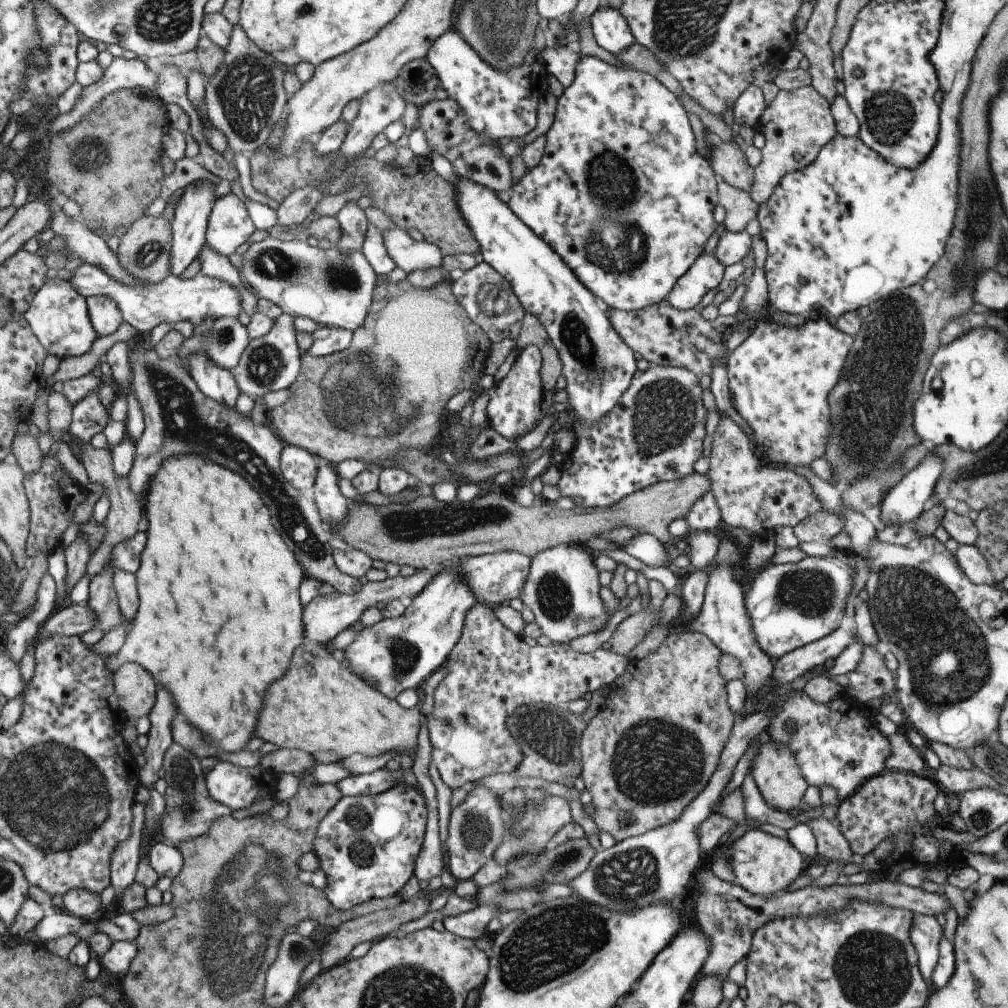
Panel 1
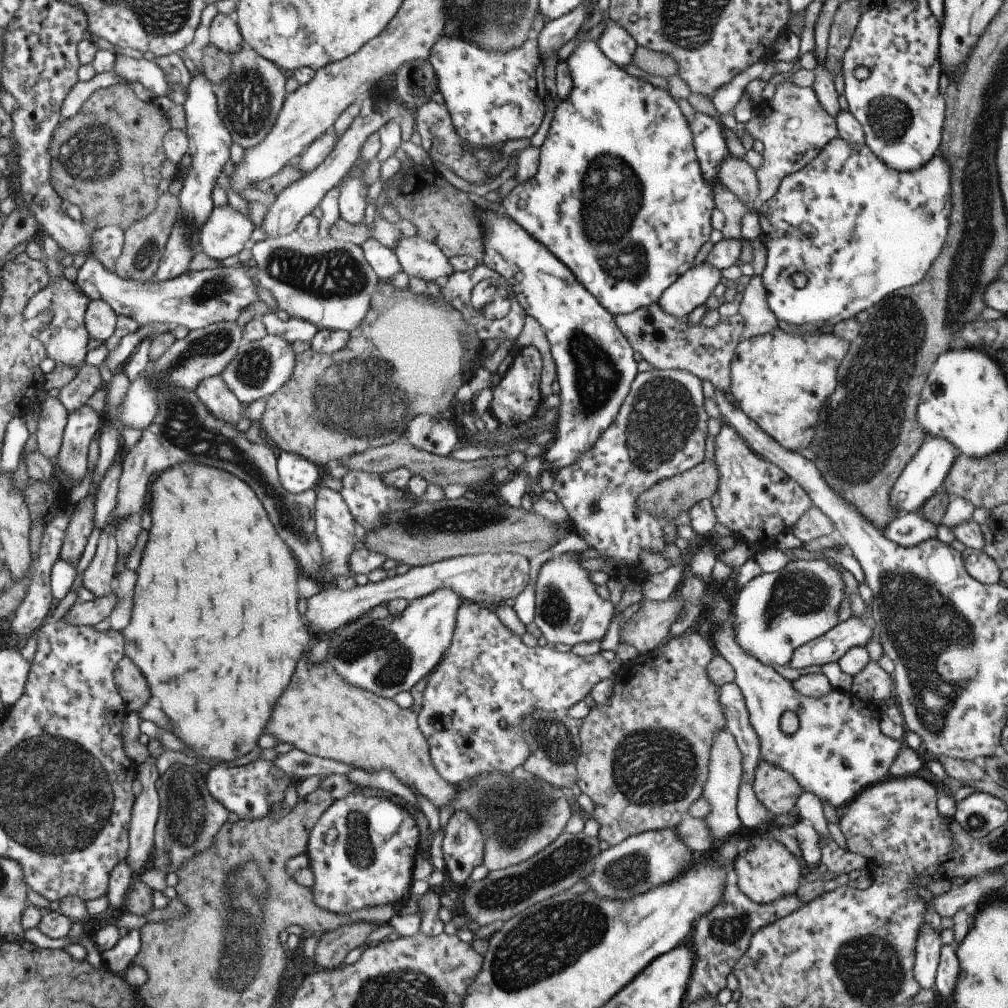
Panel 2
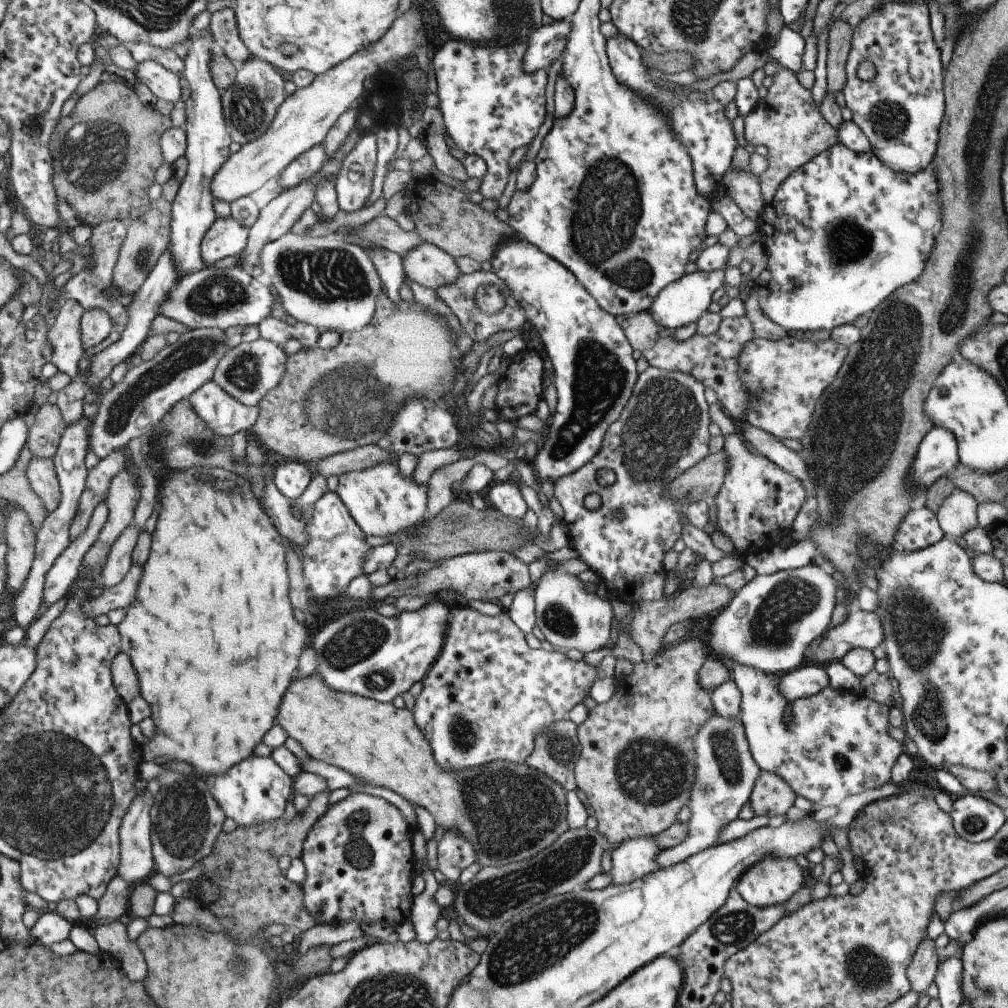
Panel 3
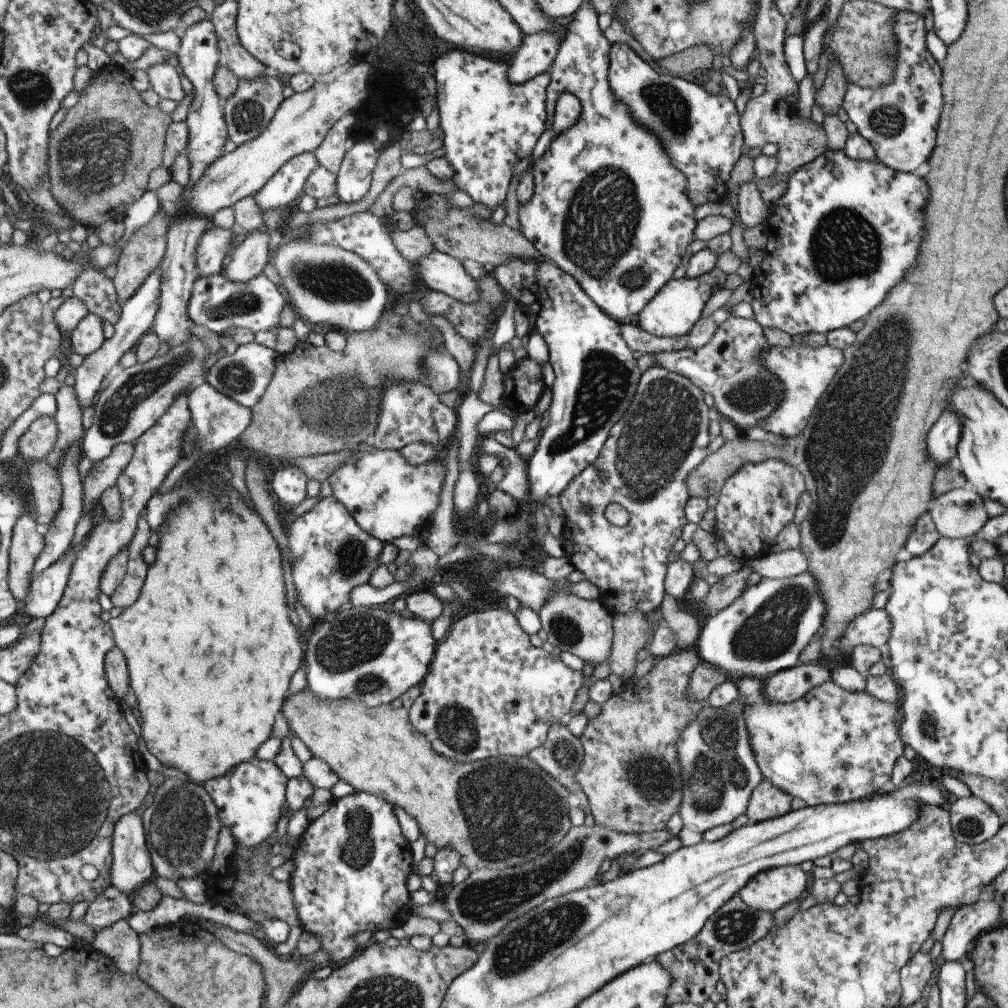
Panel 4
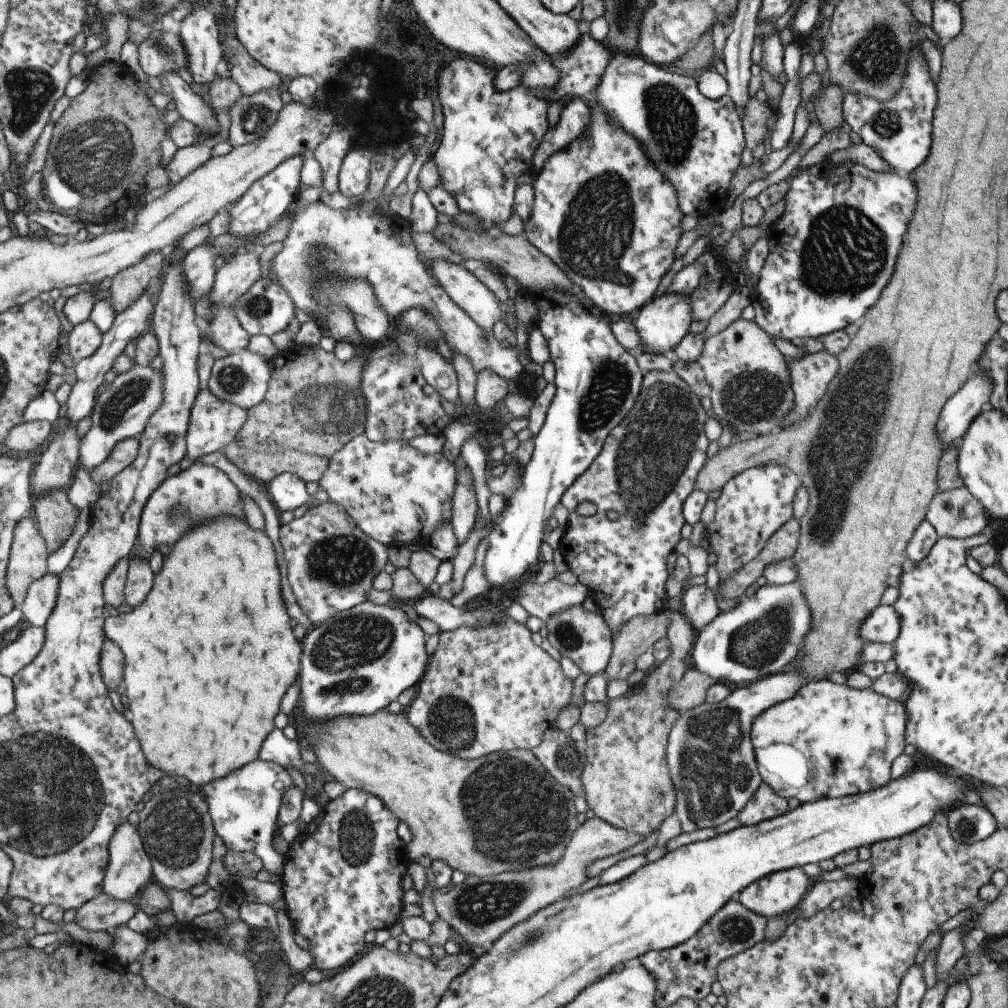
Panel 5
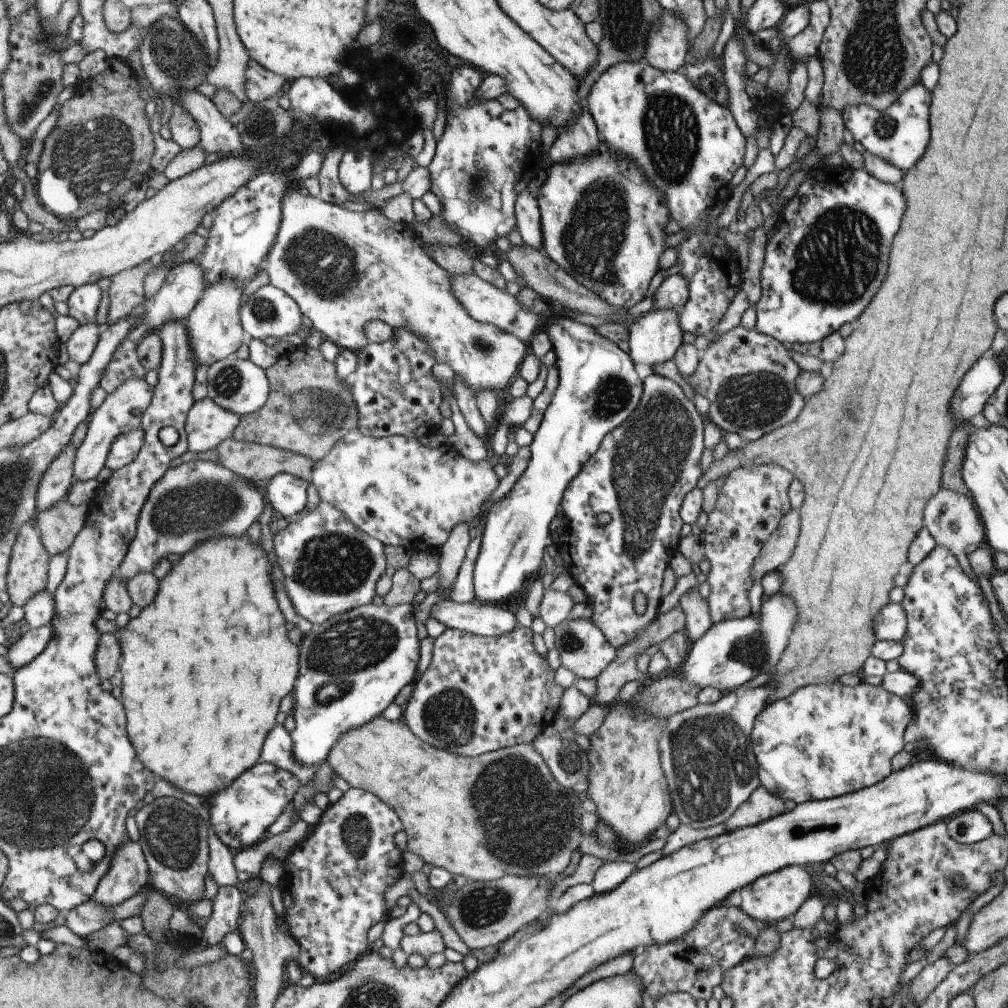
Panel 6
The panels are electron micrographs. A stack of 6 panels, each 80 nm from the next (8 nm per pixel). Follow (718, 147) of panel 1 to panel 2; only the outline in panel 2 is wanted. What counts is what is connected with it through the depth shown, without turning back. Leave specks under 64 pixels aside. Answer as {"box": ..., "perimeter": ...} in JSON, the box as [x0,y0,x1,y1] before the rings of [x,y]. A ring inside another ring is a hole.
{"box":[717,155,757,213],"perimeter":[[[727,155],[725,160],[719,162],[717,177],[731,194],[739,198],[739,202],[745,206],[747,213],[757,210],[757,178],[754,170],[745,163],[745,160]]]}

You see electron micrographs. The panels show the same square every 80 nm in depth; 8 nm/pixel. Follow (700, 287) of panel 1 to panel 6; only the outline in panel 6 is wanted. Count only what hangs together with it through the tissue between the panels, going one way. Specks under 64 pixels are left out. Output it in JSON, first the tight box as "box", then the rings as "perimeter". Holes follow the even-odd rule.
{"box":[627,308,683,366],"perimeter":[[[678,308],[650,309],[630,322],[627,340],[629,352],[627,354],[634,365],[653,366],[653,364],[673,358],[677,347],[682,343],[681,335],[683,334],[678,323],[678,310]]]}

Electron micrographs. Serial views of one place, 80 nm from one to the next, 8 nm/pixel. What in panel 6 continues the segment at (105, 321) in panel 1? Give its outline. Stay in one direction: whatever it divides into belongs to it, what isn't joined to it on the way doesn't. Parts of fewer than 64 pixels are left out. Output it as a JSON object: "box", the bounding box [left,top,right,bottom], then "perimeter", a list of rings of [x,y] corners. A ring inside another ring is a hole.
{"box":[65,323,104,366],"perimeter":[[[96,323],[82,324],[75,328],[65,340],[71,360],[76,361],[80,366],[87,363],[96,351],[104,329],[104,326]]]}

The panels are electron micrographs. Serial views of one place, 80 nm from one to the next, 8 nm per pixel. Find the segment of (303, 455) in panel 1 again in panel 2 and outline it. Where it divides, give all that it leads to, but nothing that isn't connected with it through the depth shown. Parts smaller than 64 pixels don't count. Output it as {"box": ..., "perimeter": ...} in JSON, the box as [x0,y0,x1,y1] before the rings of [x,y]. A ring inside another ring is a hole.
{"box":[275,452,319,494],"perimeter":[[[280,452],[275,461],[279,484],[289,494],[299,494],[312,488],[319,479],[315,464],[293,452]]]}

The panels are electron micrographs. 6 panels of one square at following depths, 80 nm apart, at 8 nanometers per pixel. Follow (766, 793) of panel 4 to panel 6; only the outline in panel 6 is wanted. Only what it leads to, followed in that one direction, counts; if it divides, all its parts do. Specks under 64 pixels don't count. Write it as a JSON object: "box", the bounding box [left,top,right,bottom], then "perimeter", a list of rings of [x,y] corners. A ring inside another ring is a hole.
{"box":[723,785,785,831],"perimeter":[[[759,785],[751,792],[749,798],[723,822],[724,829],[730,831],[756,825],[783,814],[783,811],[785,811],[784,801]]]}

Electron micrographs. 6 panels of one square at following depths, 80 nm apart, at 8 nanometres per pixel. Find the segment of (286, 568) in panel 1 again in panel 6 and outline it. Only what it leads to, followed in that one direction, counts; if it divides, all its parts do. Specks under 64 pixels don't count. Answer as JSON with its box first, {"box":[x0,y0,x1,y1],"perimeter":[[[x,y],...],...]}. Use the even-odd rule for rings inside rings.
{"box":[95,535,299,802],"perimeter":[[[223,535],[208,538],[197,543],[183,556],[173,559],[173,564],[172,571],[160,581],[159,594],[151,606],[142,609],[138,616],[130,619],[122,630],[118,631],[114,620],[107,620],[103,617],[97,620],[95,626],[101,634],[113,634],[124,652],[120,666],[122,673],[121,700],[124,701],[126,712],[129,712],[127,714],[128,732],[130,736],[133,732],[133,744],[137,744],[137,754],[161,778],[175,782],[176,787],[179,786],[179,789],[189,794],[201,796],[199,799],[203,802],[205,796],[225,788],[234,778],[260,760],[261,744],[269,730],[276,725],[277,704],[285,694],[292,692],[298,673],[299,652],[298,646],[292,644],[291,640],[287,638],[287,630],[283,626],[285,620],[277,608],[277,600],[275,600],[273,588],[271,588],[272,576],[269,576],[271,564],[258,541],[251,542],[247,539],[247,535],[238,537]]]}

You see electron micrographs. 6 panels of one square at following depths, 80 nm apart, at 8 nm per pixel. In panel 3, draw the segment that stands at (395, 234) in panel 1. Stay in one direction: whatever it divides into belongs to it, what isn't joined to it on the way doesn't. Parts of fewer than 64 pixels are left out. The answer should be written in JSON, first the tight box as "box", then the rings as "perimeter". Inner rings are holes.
{"box":[400,241,461,290],"perimeter":[[[422,241],[419,246],[405,252],[400,261],[407,281],[413,281],[431,290],[436,290],[445,284],[455,284],[457,276],[461,276],[455,259],[430,243]]]}

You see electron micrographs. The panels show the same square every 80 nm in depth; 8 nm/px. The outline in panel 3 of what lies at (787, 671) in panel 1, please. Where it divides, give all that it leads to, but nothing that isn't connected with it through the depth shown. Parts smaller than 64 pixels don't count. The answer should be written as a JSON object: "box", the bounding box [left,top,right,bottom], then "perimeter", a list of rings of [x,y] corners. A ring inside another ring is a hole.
{"box":[803,607,883,665],"perimeter":[[[855,607],[838,626],[812,641],[803,659],[817,665],[841,659],[849,650],[860,647],[873,651],[883,640],[883,624],[875,612]]]}

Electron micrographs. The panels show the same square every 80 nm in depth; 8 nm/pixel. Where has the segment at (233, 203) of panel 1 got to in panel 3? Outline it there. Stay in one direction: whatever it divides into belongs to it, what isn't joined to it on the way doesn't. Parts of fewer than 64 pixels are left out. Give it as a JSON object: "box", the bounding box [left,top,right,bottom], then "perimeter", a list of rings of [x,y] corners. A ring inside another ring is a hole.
{"box":[199,217,249,269],"perimeter":[[[232,217],[216,218],[207,228],[199,246],[205,269],[213,269],[215,262],[225,257],[240,255],[248,241],[249,230]]]}

